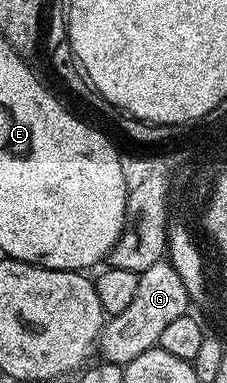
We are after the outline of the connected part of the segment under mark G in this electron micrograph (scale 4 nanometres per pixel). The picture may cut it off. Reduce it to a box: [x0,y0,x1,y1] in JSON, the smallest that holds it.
[97,260,189,364]

